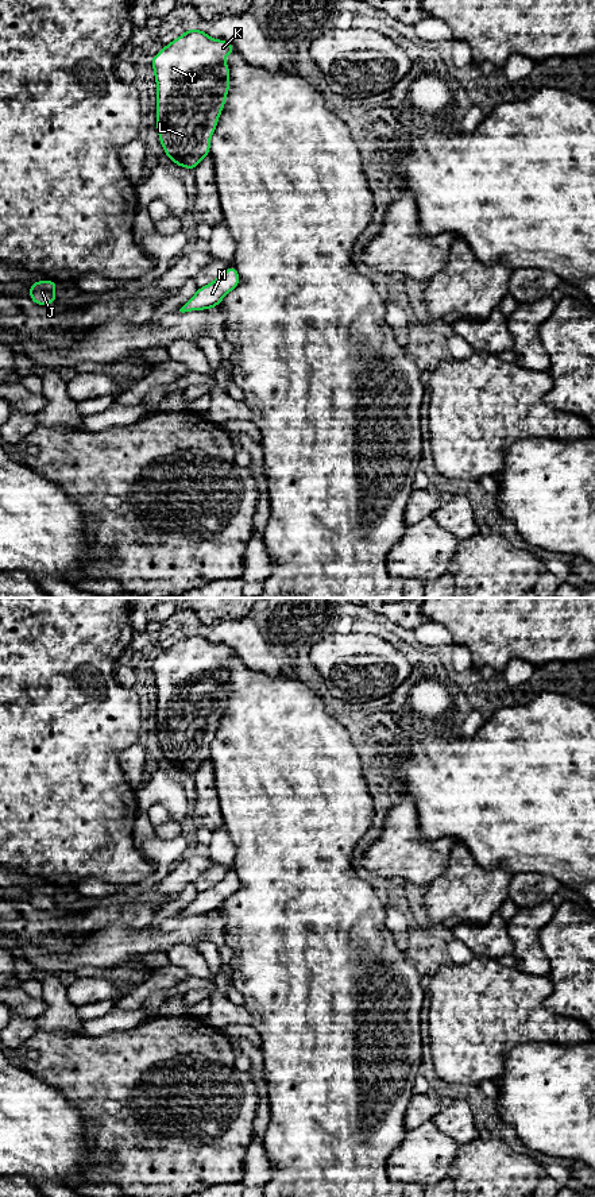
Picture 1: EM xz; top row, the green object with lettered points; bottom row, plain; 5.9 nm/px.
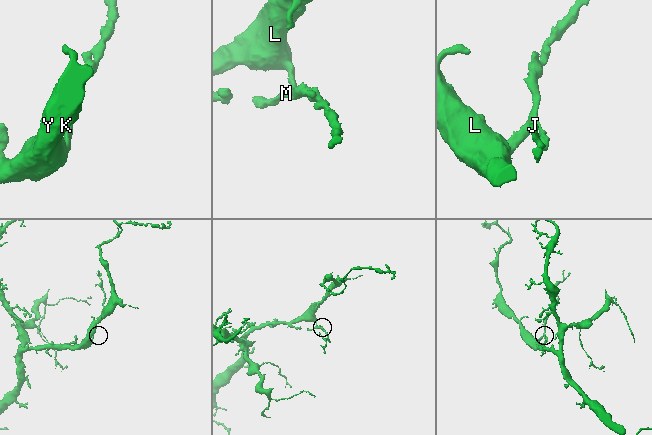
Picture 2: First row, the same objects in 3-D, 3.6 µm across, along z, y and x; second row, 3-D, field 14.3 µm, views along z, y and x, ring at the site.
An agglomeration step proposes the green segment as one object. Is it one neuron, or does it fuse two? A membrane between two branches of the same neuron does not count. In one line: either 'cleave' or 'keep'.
keep

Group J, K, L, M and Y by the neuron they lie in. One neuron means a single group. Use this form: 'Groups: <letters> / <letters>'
Groups: J K L M Y

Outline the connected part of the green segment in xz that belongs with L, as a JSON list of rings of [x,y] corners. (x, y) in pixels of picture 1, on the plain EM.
[[[197,633],[165,650],[151,663],[157,686],[157,733],[165,758],[178,771],[194,775],[209,760],[209,745],[229,696],[229,672],[224,661],[236,657],[227,645],[209,642]]]

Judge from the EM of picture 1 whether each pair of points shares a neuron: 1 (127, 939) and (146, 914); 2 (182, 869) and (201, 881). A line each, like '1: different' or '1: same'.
1: different
2: different

